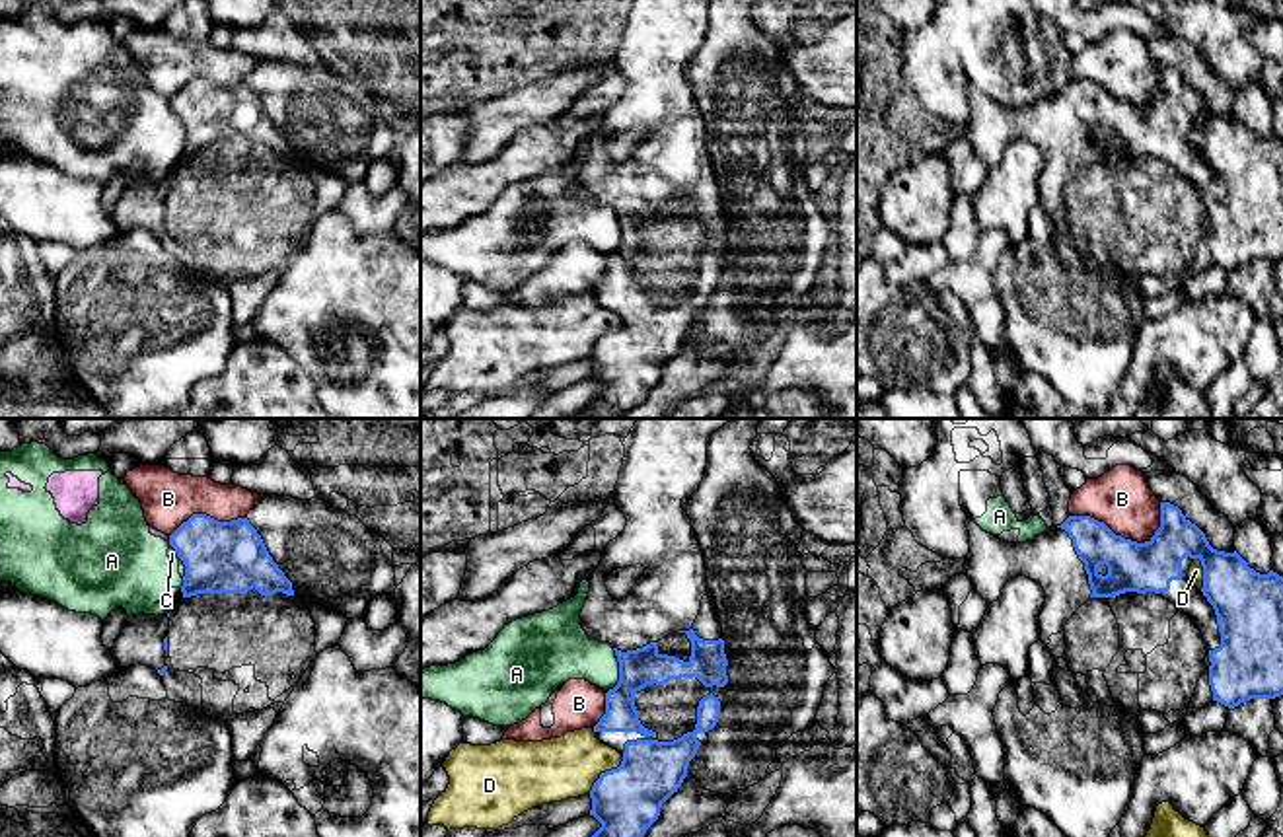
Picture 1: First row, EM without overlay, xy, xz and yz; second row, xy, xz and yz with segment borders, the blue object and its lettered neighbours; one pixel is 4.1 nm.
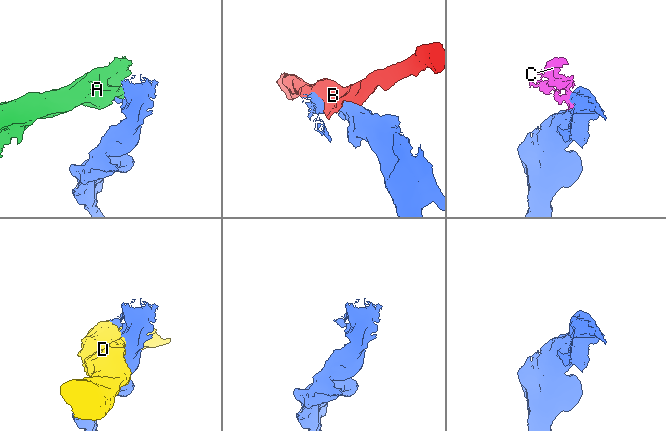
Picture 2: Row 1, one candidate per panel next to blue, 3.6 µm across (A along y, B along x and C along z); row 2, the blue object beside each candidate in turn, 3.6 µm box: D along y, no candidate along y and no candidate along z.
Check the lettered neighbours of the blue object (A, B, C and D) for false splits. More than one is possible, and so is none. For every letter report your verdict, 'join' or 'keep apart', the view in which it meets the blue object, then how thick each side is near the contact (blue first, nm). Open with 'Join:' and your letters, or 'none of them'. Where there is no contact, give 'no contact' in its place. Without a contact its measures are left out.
Join: none of them
A: keep apart | xz | 160/220 nm
B: keep apart | yz | 200/240 nm
C: keep apart | xy | 300/40 nm
D: keep apart | xz | 280/260 nm

